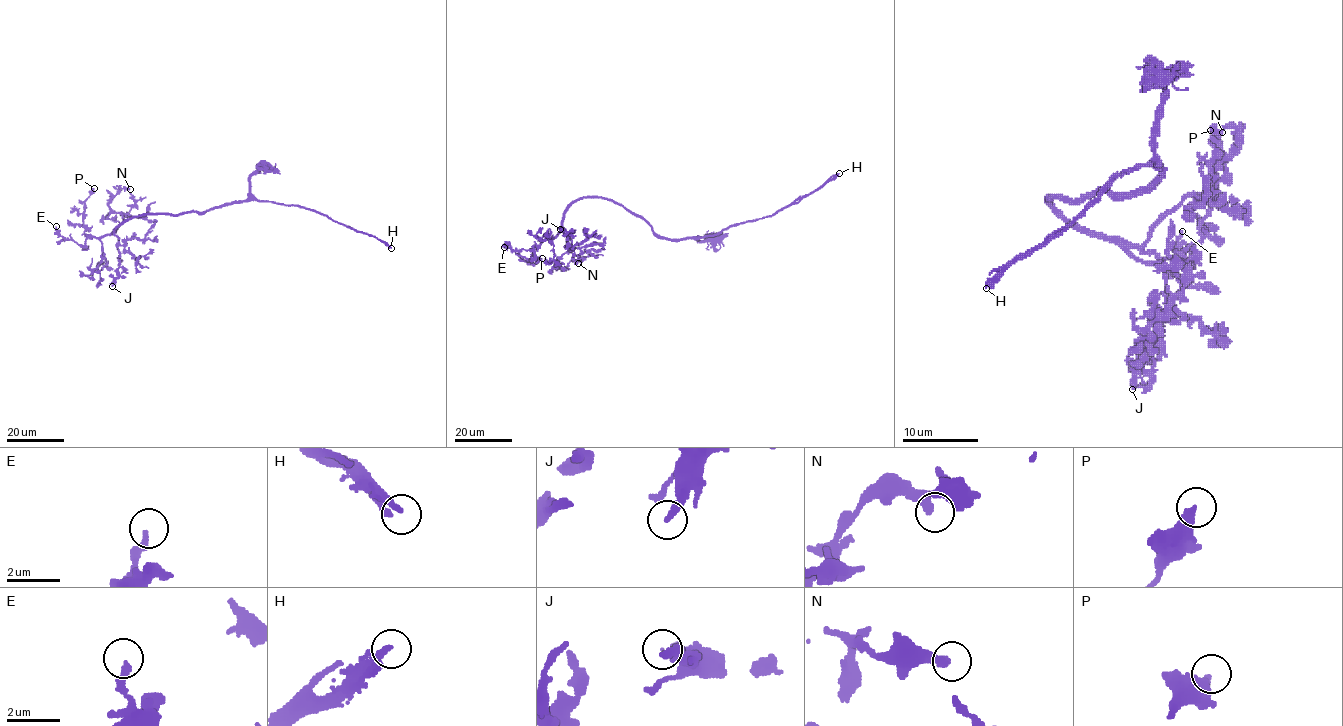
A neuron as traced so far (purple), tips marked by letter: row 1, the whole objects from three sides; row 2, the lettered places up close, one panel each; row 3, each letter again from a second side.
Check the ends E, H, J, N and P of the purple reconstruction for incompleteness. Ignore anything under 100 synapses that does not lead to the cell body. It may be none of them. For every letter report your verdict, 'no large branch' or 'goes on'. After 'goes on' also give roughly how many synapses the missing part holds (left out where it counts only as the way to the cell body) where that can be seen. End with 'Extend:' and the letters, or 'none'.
E: no large branch
H: goes on
J: no large branch
N: no large branch
P: no large branch
Extend: H

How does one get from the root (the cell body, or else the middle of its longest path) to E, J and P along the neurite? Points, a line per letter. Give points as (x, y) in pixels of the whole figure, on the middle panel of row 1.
E: (653, 231), (643, 219), (622, 206), (586, 197), (570, 205), (554, 237), (532, 249), (504, 247)
J: (653, 231), (643, 219), (622, 206), (592, 197), (575, 201), (565, 212), (565, 247), (568, 237), (560, 229)
P: (653, 231), (640, 216), (611, 201), (581, 198), (565, 212), (561, 229), (532, 249), (532, 263), (542, 258)

